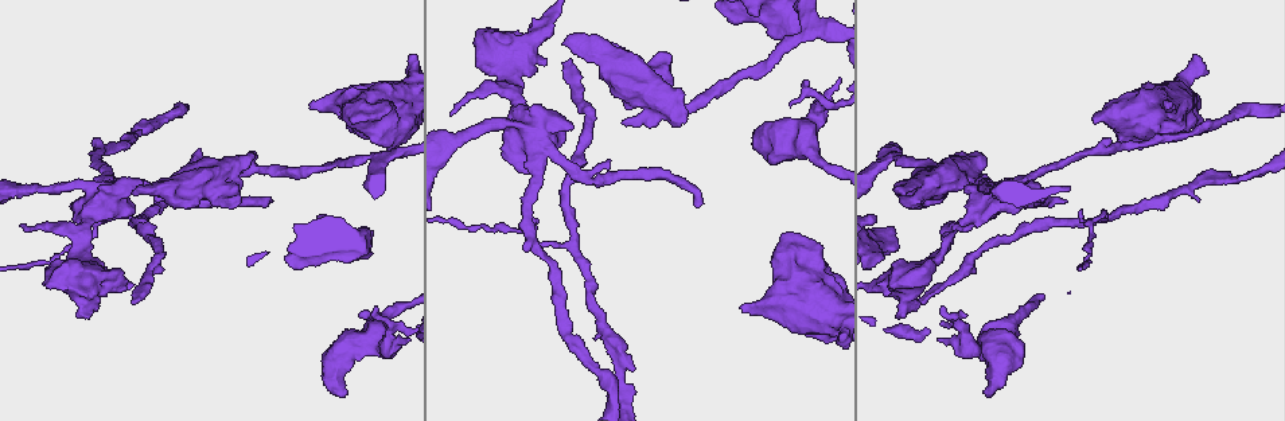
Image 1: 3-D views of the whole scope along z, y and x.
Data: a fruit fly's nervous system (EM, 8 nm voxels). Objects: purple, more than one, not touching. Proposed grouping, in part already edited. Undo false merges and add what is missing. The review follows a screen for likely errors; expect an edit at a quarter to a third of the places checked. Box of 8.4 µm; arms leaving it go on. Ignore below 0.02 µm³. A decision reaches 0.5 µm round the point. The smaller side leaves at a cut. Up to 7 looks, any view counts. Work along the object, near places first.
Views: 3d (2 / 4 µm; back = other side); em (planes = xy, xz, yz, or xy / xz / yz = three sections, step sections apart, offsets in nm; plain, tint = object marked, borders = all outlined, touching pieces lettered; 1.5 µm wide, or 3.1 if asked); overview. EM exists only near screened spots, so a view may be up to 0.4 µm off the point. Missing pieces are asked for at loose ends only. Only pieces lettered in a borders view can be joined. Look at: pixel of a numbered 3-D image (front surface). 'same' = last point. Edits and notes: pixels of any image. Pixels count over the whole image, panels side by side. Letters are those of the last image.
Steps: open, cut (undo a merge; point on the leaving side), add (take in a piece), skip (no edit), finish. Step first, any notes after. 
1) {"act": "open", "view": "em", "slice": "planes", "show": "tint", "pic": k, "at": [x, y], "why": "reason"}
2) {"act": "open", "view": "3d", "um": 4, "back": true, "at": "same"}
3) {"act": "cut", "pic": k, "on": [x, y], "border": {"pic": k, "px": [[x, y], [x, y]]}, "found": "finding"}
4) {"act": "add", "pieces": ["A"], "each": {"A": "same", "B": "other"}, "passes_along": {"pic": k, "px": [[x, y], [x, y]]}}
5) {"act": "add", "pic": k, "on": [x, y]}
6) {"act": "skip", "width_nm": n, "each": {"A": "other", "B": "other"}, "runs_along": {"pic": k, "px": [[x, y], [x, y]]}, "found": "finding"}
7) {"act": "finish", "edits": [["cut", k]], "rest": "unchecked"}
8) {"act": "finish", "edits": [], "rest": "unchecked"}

{"act": "open", "view": "3d", "um": 4, "pic": 1, "at": [270, 199], "why": "thin end"}

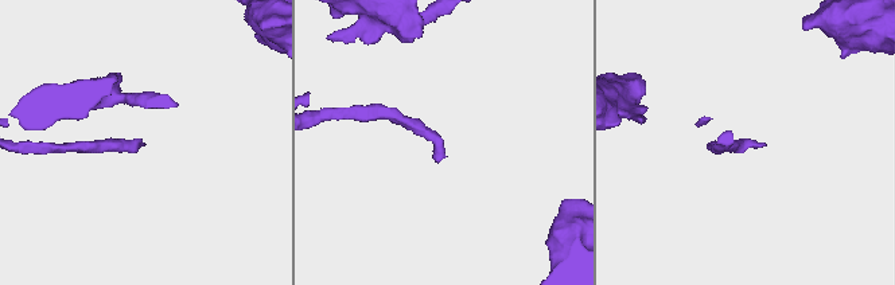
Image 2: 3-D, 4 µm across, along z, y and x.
{"act": "open", "view": "em", "slice": "planes", "show": "borders", "pic": 2, "at": [761, 146], "why": "now the EM"}

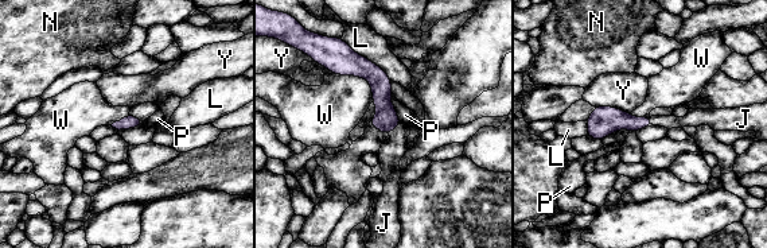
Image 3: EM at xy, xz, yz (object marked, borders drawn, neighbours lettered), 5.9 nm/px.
{"act": "add", "pieces": ["J"], "longest_contact_nm": ["L", 380], "each": {"J": "same", "L": "other", "N": "other", "P": "other", "W": "other", "Y": "other"}, "passes_along": {"pic": 3, "px": [[386, 119], [394, 127], [394, 146]]}, "found": "it goes on there"}

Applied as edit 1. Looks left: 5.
{"act": "open", "view": "overview"}

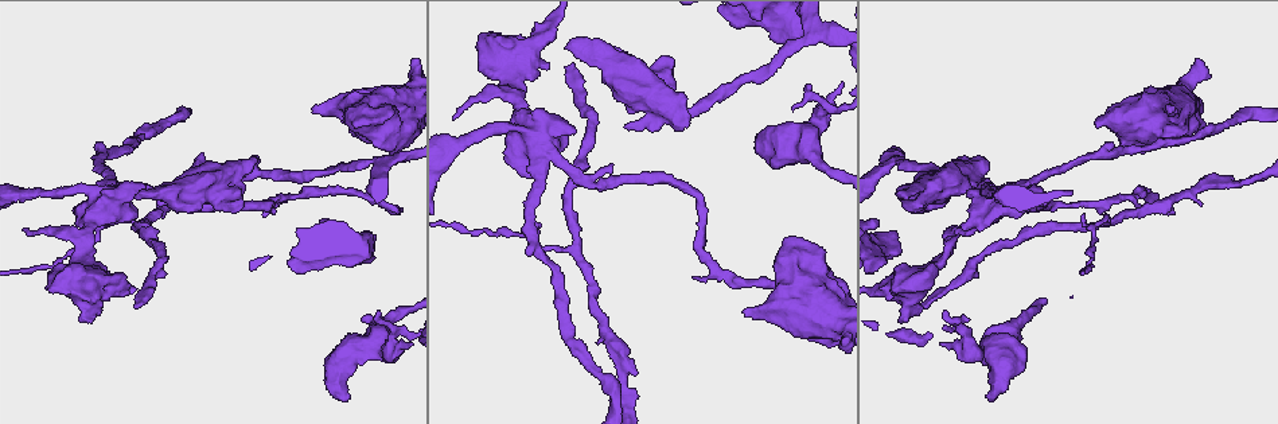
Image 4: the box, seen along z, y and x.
{"act": "open", "view": "em", "slice": "planes", "show": "borders", "pic": 4, "at": [393, 114], "why": "thick end"}

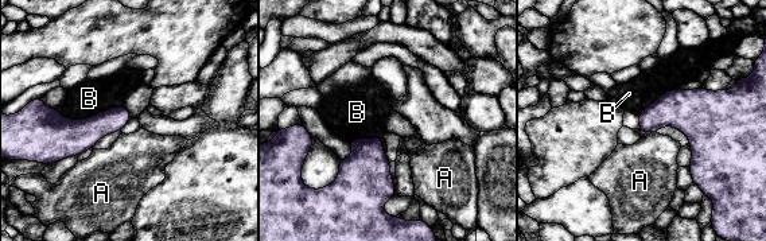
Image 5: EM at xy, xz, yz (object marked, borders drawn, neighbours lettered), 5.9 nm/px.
{"act": "skip", "each": {"A": "other", "B": "other"}, "border": {"pic": 5, "px": [[656, 131], [650, 133]]}, "found": "no lettered piece goes on from it"}

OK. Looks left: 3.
{"act": "open", "view": "3d", "um": 4, "pic": 4, "at": [1249, 184]}

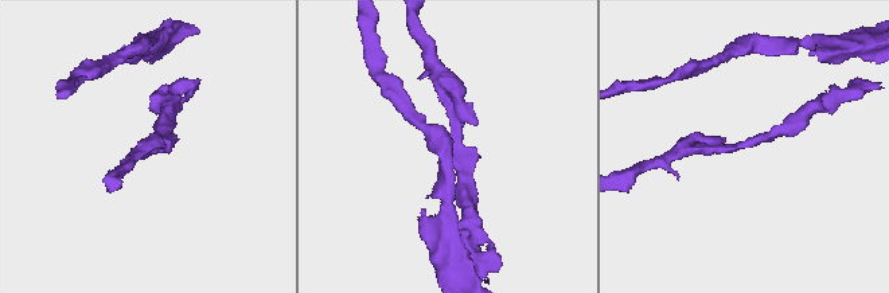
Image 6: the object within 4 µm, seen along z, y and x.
{"act": "open", "view": "em", "slice": "planes", "show": "borders", "pic": 6, "at": [453, 145], "arm_widths_nm": [190, 220]}

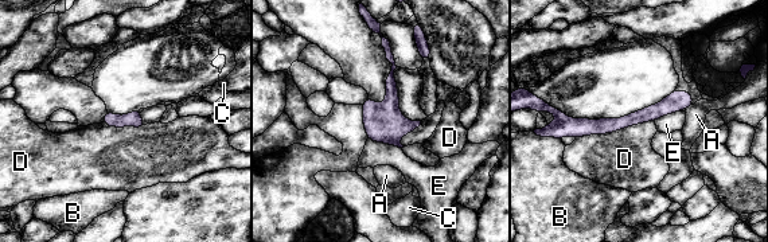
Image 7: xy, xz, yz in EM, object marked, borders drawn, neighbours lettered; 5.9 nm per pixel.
{"act": "skip", "width_nm": 90, "each": {"A": "other", "B": "other", "C": "other", "D": "other", "E": "other"}, "found": "continuous, no second neuron"}

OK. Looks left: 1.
{"act": "finish", "edits": [["add", 3]], "rest": "unchecked"}

